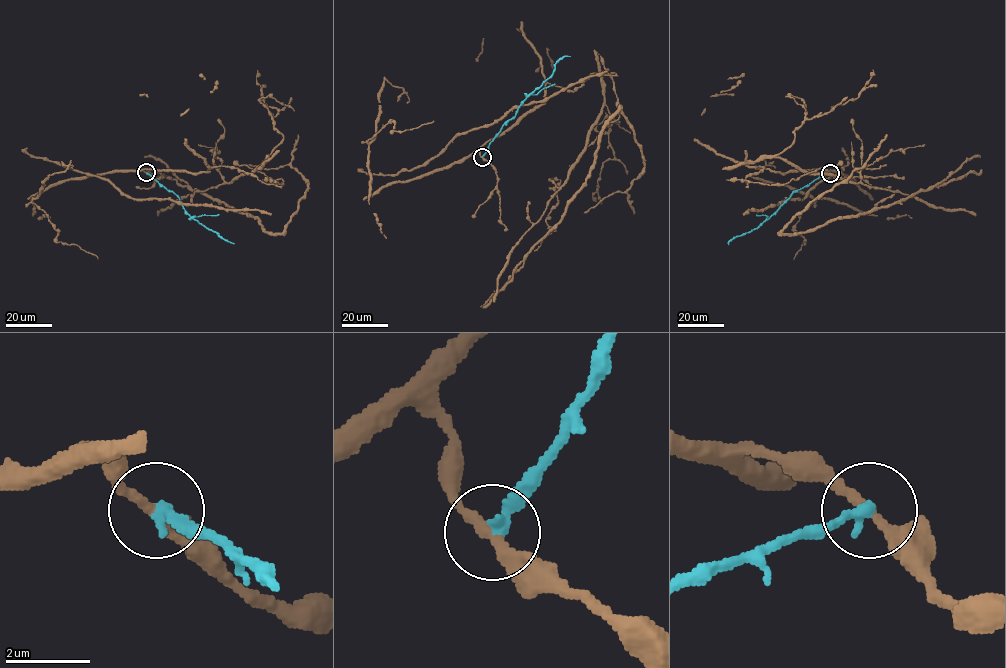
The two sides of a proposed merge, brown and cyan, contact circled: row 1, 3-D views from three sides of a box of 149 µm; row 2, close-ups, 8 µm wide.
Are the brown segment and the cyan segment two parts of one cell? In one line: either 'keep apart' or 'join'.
keep apart

